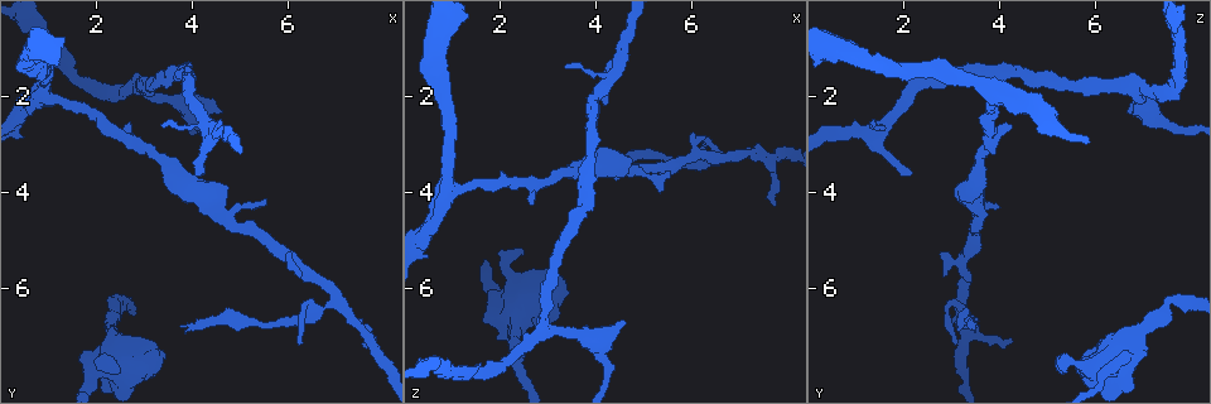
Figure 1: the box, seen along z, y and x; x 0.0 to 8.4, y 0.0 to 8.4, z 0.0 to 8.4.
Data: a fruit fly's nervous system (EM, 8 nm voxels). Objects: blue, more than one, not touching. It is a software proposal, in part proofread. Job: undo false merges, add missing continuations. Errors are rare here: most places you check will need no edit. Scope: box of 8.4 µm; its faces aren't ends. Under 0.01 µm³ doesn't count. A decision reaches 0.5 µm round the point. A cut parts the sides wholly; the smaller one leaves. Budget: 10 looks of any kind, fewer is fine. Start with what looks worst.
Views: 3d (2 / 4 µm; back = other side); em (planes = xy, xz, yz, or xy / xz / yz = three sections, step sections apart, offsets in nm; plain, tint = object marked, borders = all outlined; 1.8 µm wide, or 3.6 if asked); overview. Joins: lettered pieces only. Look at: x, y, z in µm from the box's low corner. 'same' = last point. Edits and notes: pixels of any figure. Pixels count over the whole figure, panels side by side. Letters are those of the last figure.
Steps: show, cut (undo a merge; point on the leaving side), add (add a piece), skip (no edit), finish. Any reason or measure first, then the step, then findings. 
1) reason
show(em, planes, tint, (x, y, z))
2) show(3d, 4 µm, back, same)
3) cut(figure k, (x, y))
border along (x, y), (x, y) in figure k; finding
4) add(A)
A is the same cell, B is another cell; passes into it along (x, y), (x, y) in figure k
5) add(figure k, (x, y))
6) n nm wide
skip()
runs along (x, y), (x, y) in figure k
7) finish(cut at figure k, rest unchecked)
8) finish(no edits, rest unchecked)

sharp bend
show(3d, 2 µm, (1.00, 2.05, 3.90))

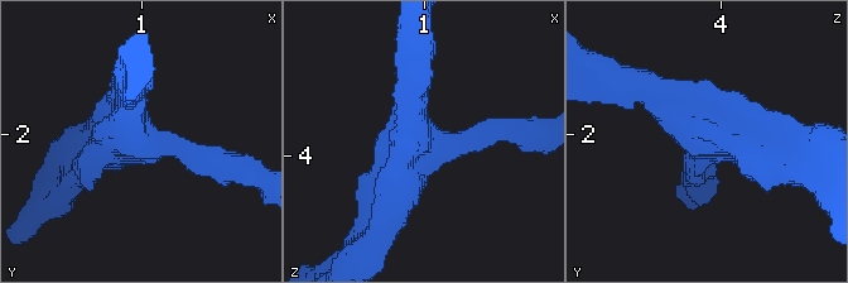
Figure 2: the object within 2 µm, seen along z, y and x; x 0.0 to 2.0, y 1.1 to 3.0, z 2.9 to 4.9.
3 arms; arms of 200, 240, 280 nm
show(em, planes, tint, (1.00, 2.06, 3.92))

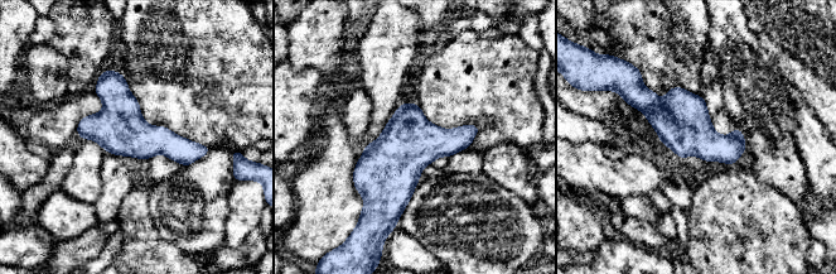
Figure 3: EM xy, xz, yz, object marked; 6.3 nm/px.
see the neighbours
show(em, planes, borders, same)

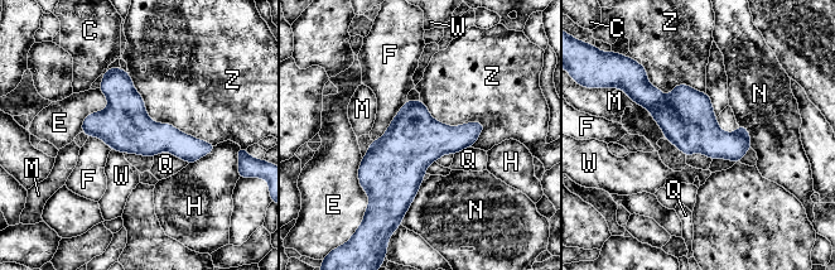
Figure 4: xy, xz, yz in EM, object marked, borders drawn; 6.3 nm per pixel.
skip()
C, E, F, H, M, N, Q, W and Z are other cells; runs along (85, 125), (211, 146) in figure 4; continuous, no second neuron

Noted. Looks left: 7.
long arm stops here
show(3d, 4 µm, (3.75, 6.80, 3.55))

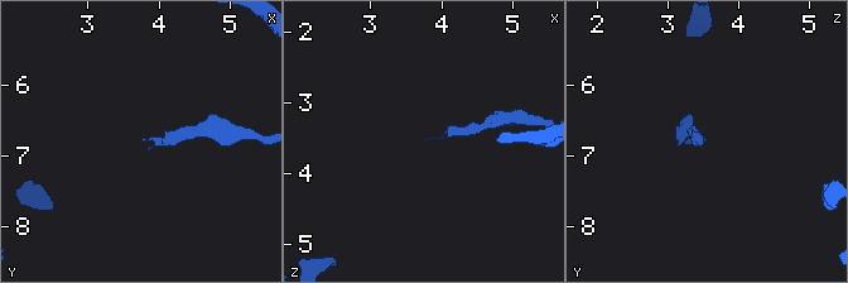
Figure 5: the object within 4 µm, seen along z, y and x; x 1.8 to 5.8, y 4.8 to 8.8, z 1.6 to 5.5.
show(em, planes, borders, (3.80, 6.75, 3.55))

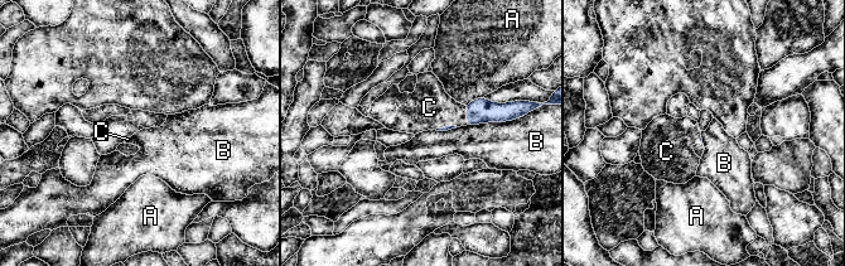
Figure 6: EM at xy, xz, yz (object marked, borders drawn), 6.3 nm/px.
add(C)
C is the same cell, A and B are other cells; passes into it along (481, 110), (467, 115), (429, 107) in figure 6; the neuron continues

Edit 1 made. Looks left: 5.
three arms meet
show(3d, 4 µm, (2.95, 1.90, 6.85))

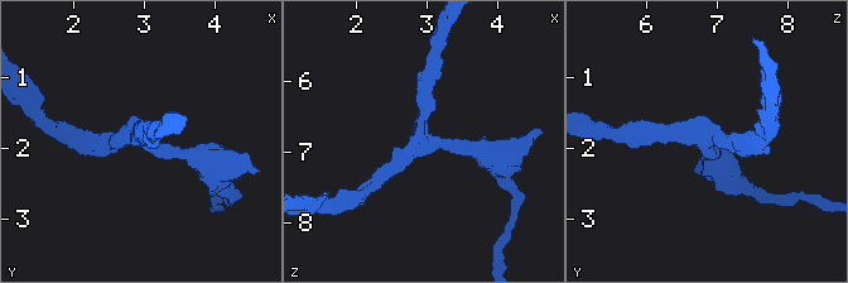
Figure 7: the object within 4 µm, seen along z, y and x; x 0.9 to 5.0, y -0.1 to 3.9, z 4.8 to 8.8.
3 arms; arms of 240, 240, 240 nm
show(em, 3.6 µm, planes, borders, (2.95, 1.85, 6.85))

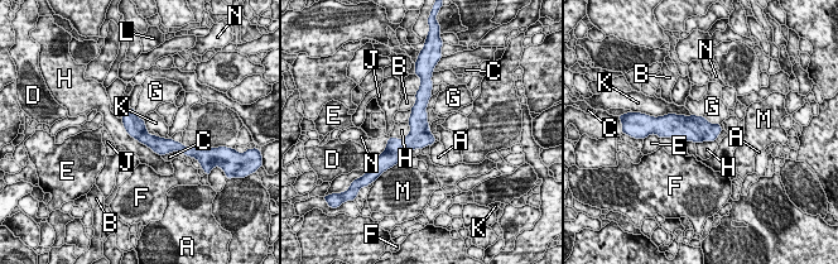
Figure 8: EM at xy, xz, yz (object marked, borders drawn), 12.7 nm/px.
260 nm wide
skip()
A, B, C, D, E, F, G, H, J, K, L, M and N are other cells; one neuron here

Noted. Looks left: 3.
finish(add at figure 6, rest unchecked)

